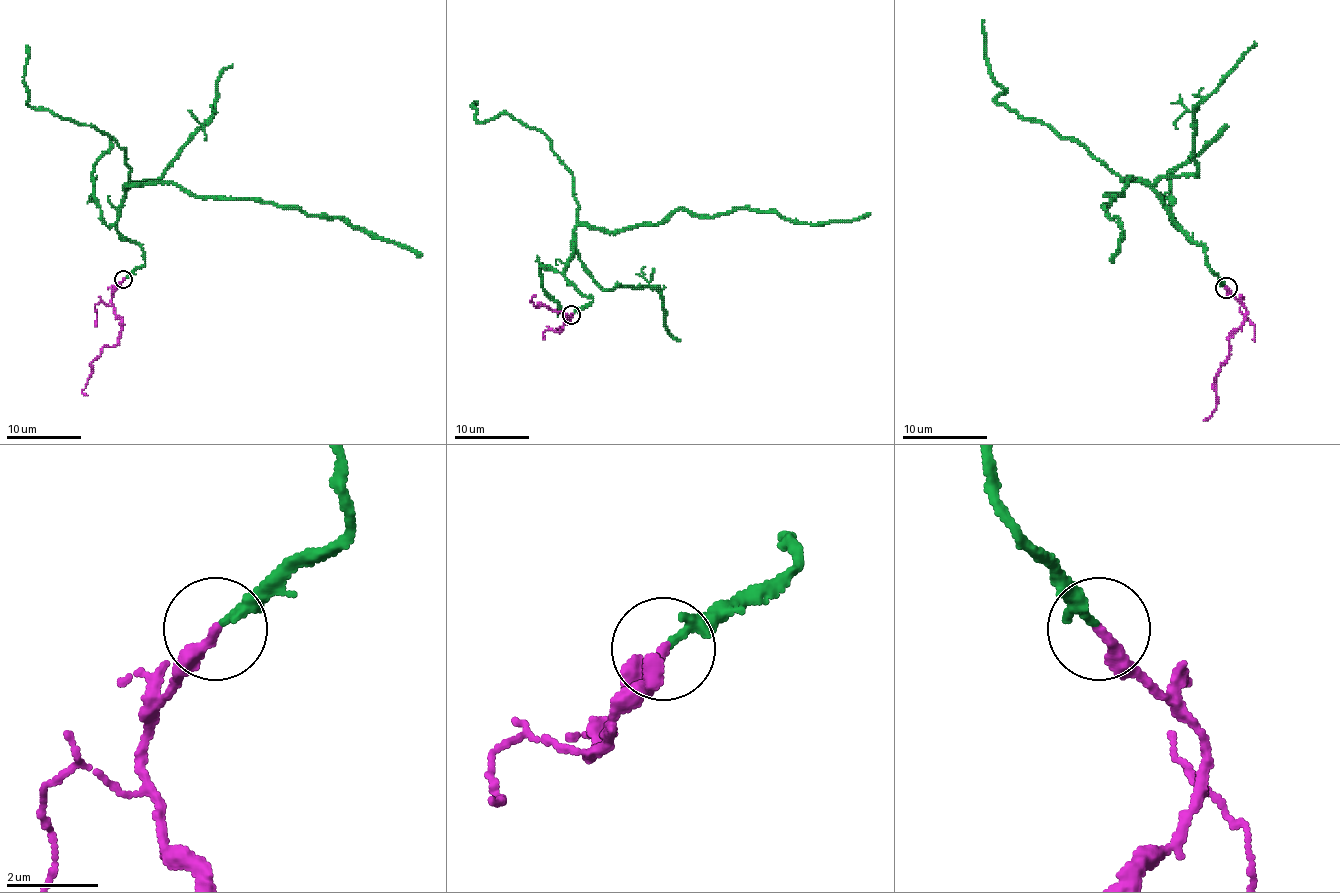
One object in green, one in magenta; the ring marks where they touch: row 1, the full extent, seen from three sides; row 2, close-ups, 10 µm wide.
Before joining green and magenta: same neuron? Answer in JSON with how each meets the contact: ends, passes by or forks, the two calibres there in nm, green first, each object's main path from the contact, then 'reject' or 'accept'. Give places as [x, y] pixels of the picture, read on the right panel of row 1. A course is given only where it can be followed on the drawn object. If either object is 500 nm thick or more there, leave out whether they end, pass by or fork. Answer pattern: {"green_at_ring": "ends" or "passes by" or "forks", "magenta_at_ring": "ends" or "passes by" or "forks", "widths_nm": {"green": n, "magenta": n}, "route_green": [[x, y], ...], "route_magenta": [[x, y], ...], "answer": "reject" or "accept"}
{"green_at_ring": "ends", "magenta_at_ring": "ends", "widths_nm": {"green": 200, "magenta": 280}, "route_green": [[1226, 286], [1167, 205], [1148, 186], [1124, 182], [1131, 177], [1122, 192], [1105, 194], [1122, 228], [1109, 260]], "route_magenta": [[1226, 288], [1244, 305], [1246, 318], [1229, 339], [1229, 354], [1220, 367], [1216, 384], [1216, 407], [1203, 420]], "answer": "accept"}

